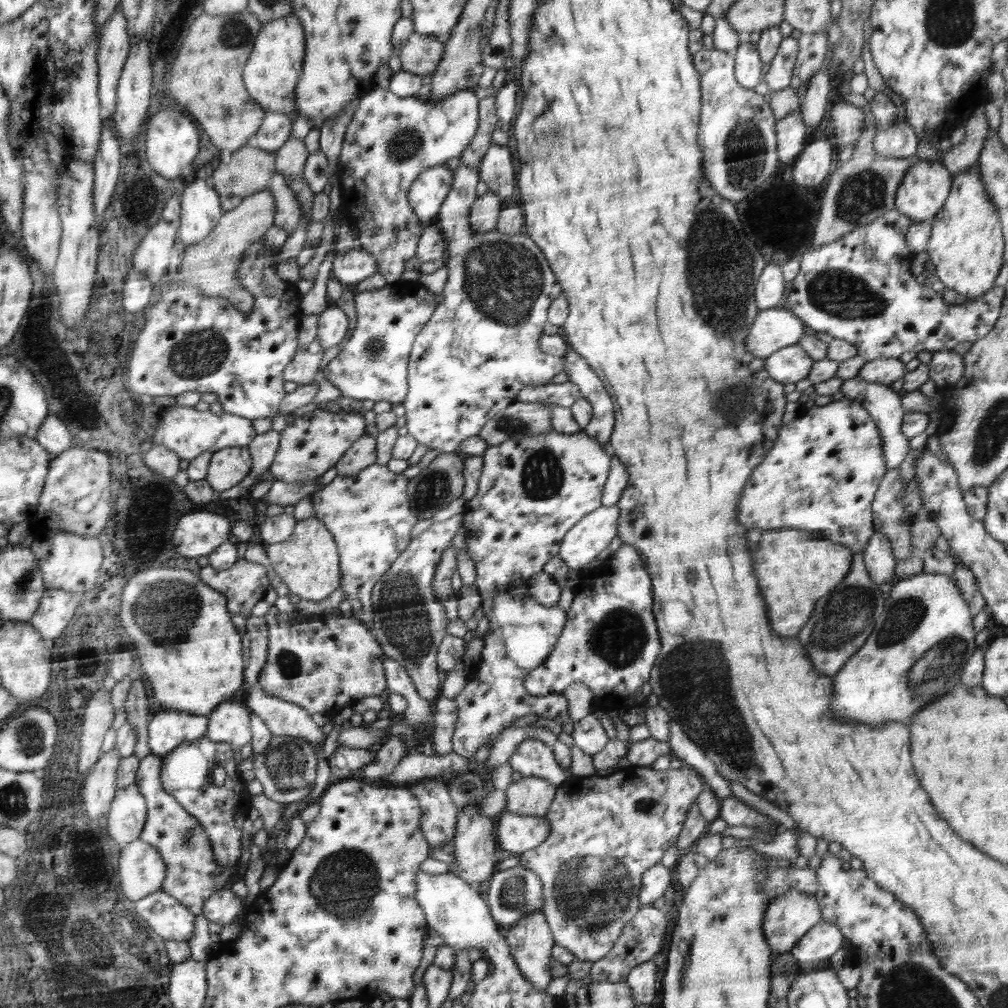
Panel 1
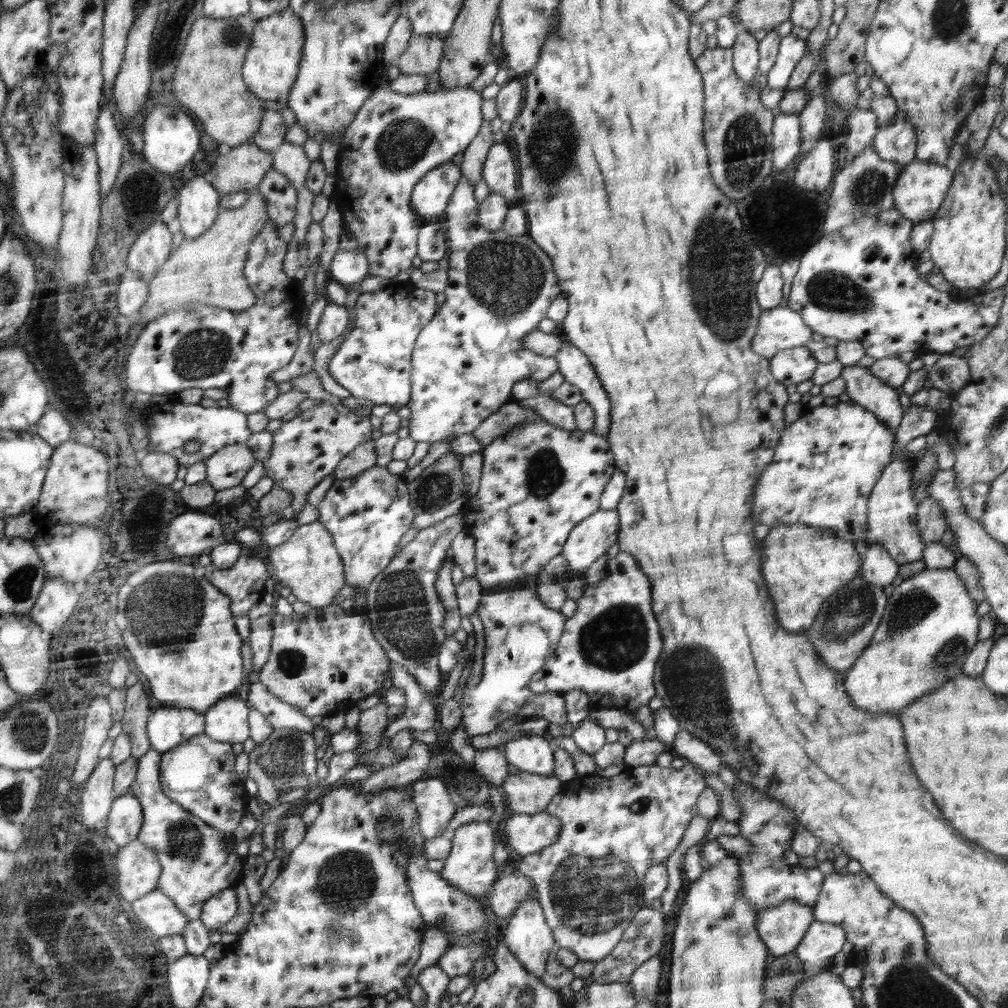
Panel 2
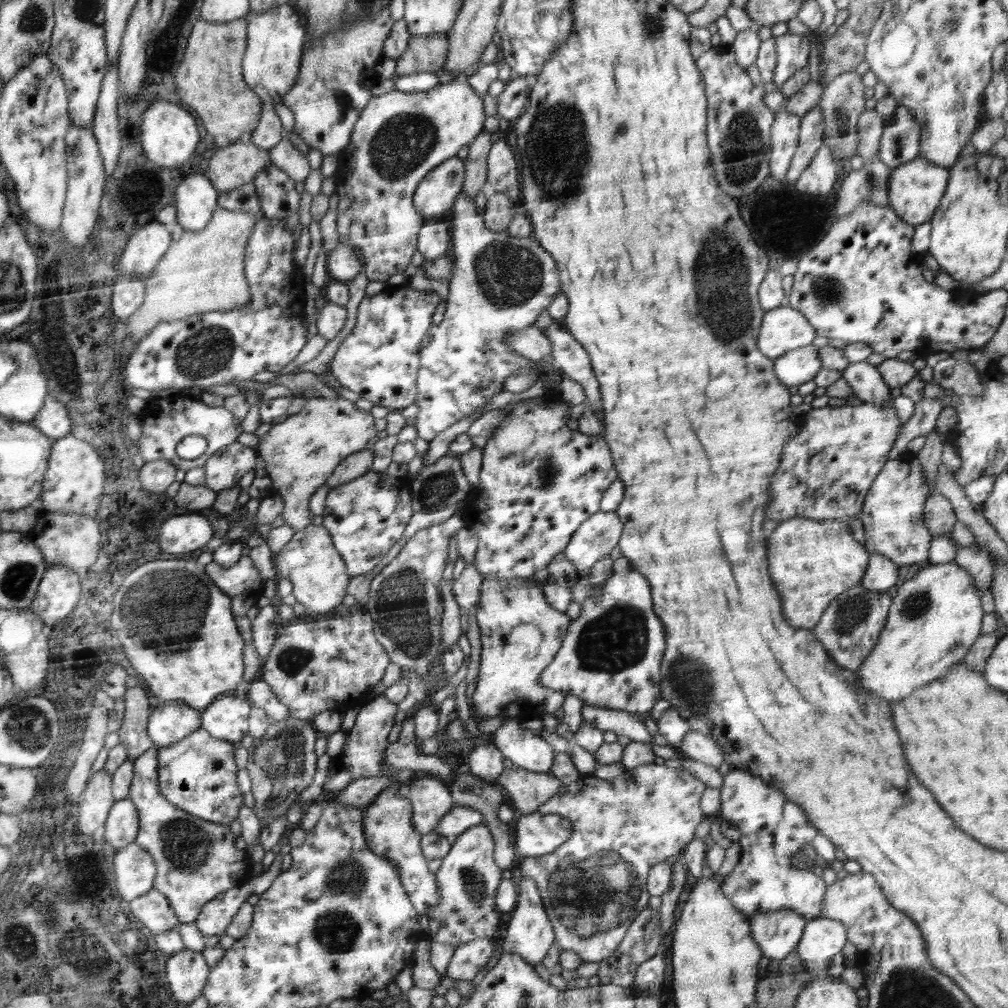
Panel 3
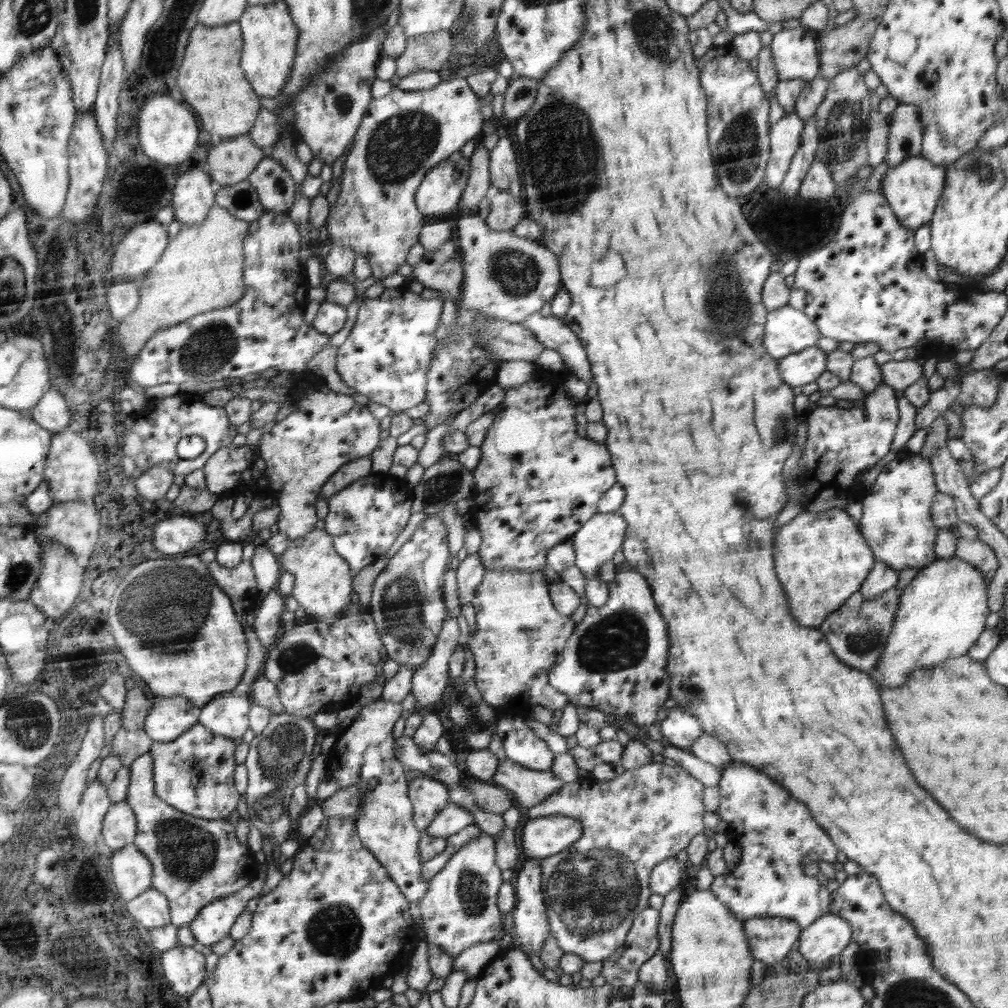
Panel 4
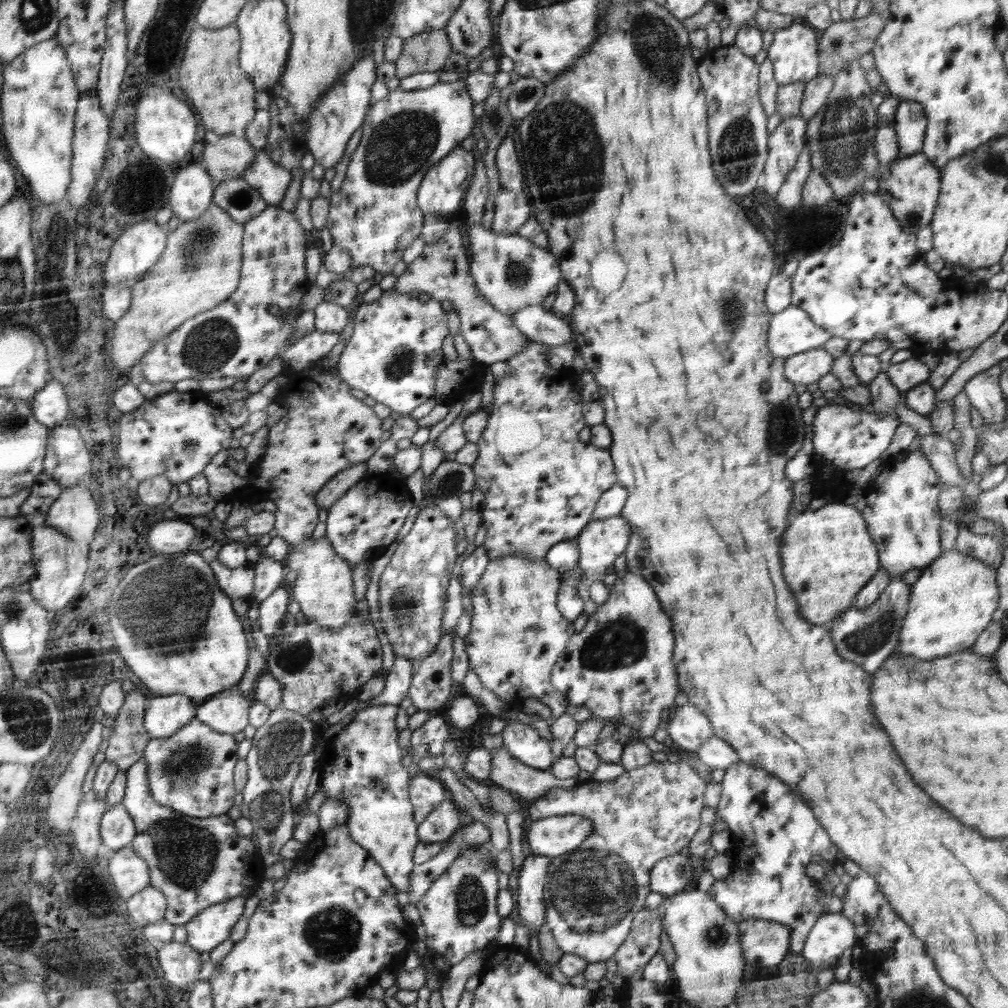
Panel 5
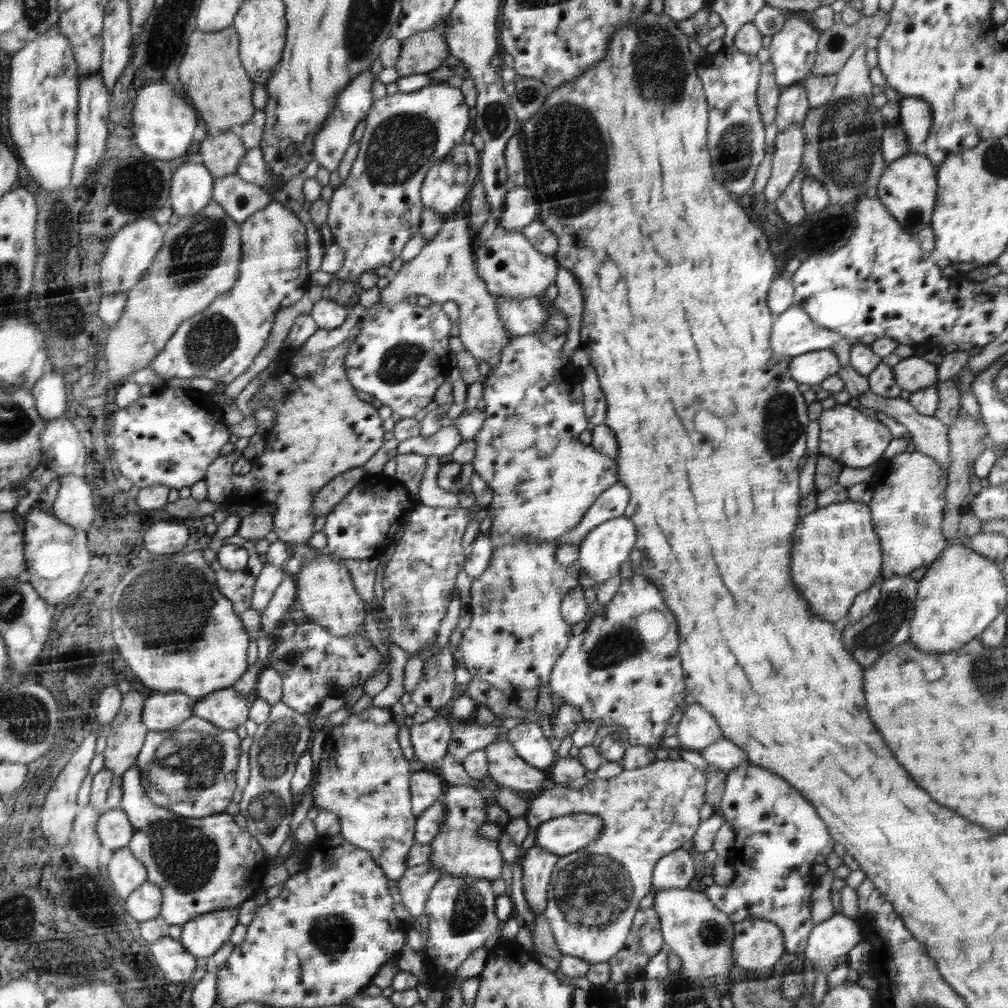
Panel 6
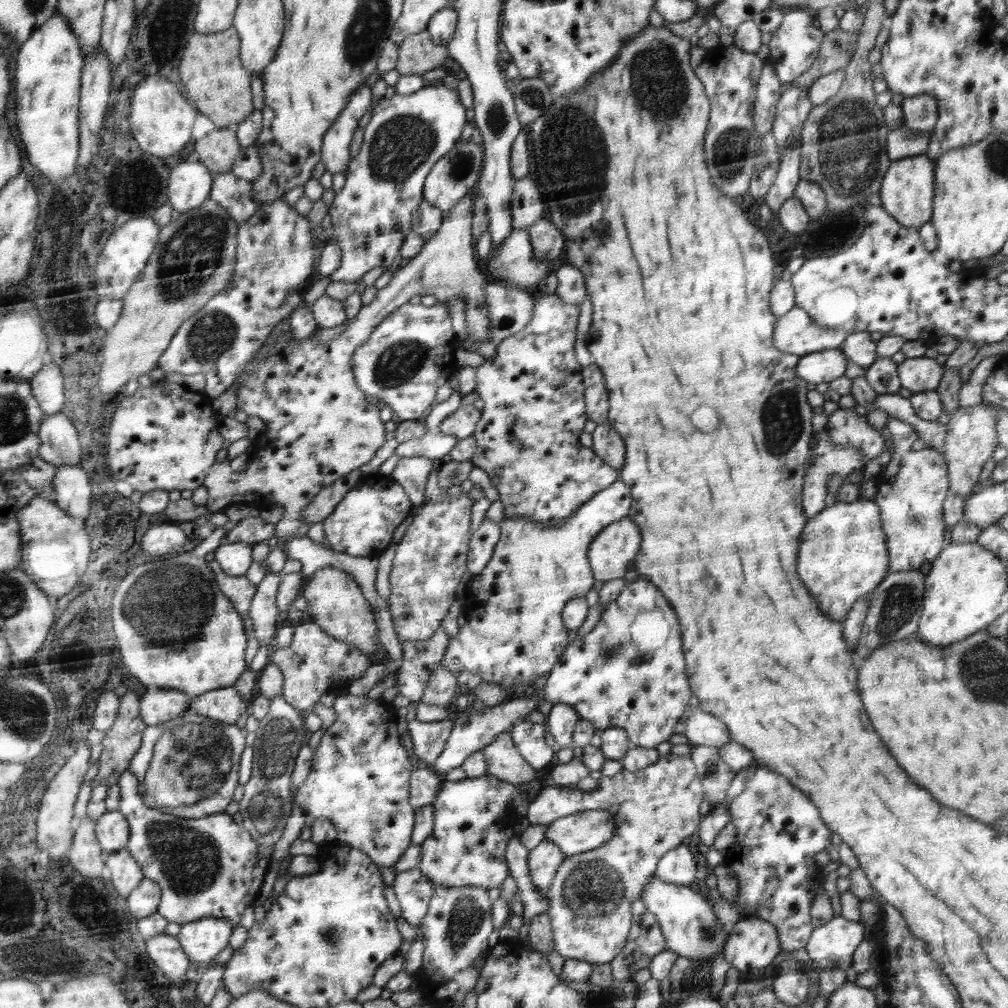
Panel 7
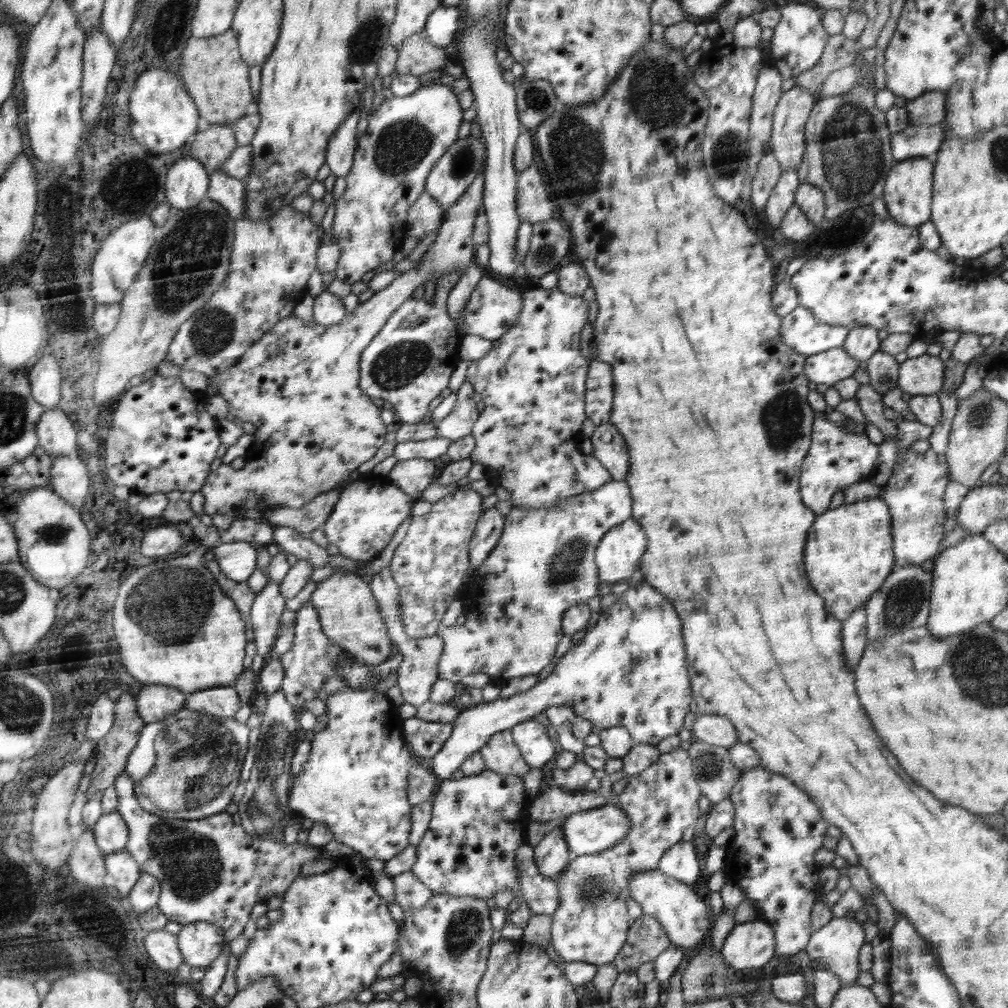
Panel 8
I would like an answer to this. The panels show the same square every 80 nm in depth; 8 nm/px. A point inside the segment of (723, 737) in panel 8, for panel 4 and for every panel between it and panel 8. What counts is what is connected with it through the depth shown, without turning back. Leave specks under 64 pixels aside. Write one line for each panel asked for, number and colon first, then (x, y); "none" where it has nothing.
4: (680, 729)
5: (688, 728)
6: (696, 729)
7: (702, 728)

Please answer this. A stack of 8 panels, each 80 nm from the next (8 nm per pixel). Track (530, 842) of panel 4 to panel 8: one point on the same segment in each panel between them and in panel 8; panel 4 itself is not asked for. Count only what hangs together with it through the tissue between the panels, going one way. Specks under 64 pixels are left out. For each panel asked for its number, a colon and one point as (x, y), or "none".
5: (554, 835)
6: (564, 835)
7: (581, 832)
8: (589, 832)

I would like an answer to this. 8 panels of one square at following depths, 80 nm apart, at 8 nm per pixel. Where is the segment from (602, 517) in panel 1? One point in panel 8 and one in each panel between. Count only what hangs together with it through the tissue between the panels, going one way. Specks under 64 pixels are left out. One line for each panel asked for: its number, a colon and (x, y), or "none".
2: (596, 535)
3: (596, 539)
4: (601, 538)
5: (602, 542)
6: (600, 556)
7: (613, 553)
8: (618, 556)

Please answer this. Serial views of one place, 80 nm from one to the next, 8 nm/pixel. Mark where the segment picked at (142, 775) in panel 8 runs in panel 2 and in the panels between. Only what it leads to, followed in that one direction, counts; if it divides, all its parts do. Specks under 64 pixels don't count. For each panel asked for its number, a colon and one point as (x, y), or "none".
2: (198, 774)
3: (198, 773)
4: (195, 773)
5: (193, 773)
6: (195, 756)
7: (190, 760)

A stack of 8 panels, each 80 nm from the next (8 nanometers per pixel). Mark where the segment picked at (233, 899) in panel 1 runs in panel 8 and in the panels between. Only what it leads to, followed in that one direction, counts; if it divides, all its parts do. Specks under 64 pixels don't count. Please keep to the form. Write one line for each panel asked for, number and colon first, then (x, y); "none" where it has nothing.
2: (218, 910)
3: (216, 915)
4: (213, 923)
5: (211, 927)
6: (203, 936)
7: (201, 940)
8: (200, 943)

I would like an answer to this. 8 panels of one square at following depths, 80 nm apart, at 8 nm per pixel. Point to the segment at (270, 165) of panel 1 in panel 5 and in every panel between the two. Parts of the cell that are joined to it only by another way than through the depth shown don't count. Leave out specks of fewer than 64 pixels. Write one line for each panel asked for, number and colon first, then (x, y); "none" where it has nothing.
2: (245, 167)
3: (237, 164)
4: (231, 161)
5: (227, 157)

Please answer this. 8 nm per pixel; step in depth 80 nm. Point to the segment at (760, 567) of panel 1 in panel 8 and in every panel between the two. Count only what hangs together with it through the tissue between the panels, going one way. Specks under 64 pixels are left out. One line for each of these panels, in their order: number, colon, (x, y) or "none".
2: (802, 565)
3: (811, 562)
4: (821, 558)
5: (827, 555)
6: (836, 554)
7: (842, 556)
8: (848, 554)

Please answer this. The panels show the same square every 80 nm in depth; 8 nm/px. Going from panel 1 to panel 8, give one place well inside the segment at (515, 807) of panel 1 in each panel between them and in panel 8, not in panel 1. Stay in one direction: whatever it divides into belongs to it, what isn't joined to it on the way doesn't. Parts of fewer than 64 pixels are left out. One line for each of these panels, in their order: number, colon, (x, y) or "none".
2: (525, 793)
3: (527, 791)
4: (529, 787)
5: (529, 784)
6: (507, 768)
7: (504, 760)
8: (501, 754)

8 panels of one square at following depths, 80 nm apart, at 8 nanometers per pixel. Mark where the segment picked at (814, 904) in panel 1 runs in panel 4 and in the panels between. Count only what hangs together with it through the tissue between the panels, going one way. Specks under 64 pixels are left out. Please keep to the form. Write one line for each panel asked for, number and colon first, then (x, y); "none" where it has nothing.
2: (781, 927)
3: (777, 933)
4: (771, 938)

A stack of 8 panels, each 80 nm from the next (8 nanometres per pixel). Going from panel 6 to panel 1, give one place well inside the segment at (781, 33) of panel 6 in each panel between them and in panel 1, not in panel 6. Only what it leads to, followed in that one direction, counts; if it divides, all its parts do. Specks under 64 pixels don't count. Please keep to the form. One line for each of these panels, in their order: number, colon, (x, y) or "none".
1: (778, 77)
2: (791, 48)
3: (792, 50)
4: (795, 53)
5: (794, 52)

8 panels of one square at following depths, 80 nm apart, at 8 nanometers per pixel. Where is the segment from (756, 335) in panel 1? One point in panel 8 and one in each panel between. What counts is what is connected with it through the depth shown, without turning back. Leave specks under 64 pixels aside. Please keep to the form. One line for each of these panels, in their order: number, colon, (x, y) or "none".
2: (780, 328)
3: (783, 329)
4: (786, 330)
5: (791, 331)
6: (793, 332)
7: (795, 333)
8: (801, 331)

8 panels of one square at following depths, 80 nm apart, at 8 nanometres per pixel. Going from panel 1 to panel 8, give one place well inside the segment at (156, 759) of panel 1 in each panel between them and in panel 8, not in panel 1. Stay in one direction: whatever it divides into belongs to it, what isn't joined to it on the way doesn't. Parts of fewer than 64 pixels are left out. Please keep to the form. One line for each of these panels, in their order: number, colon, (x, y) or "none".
2: (196, 865)
3: (197, 860)
4: (196, 861)
5: (196, 862)
6: (201, 865)
7: (206, 867)
8: (210, 869)

